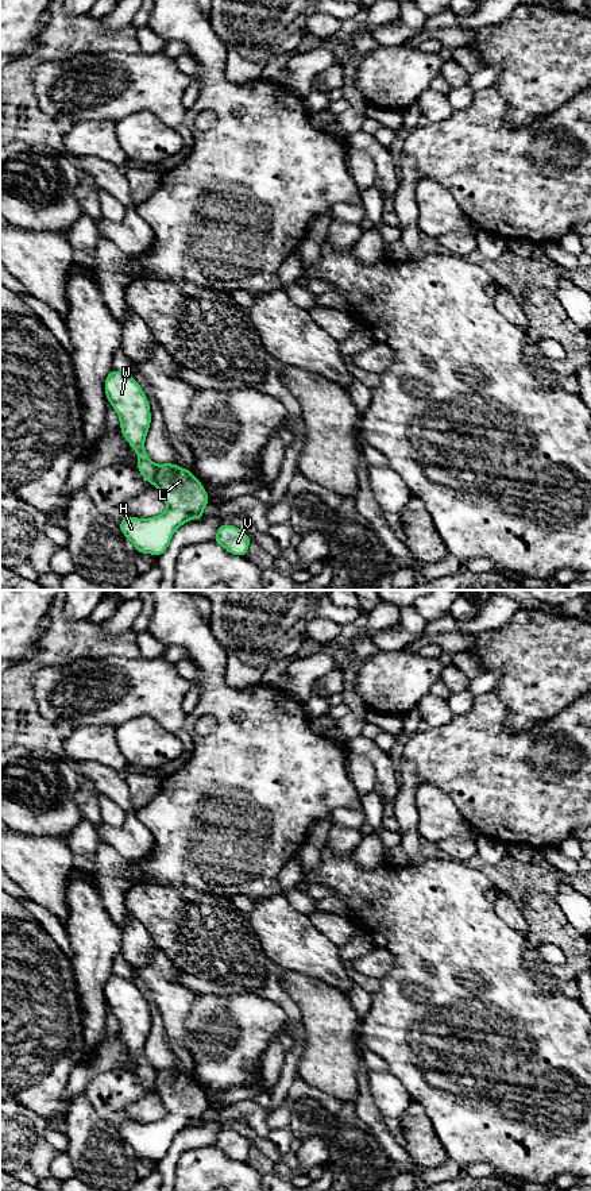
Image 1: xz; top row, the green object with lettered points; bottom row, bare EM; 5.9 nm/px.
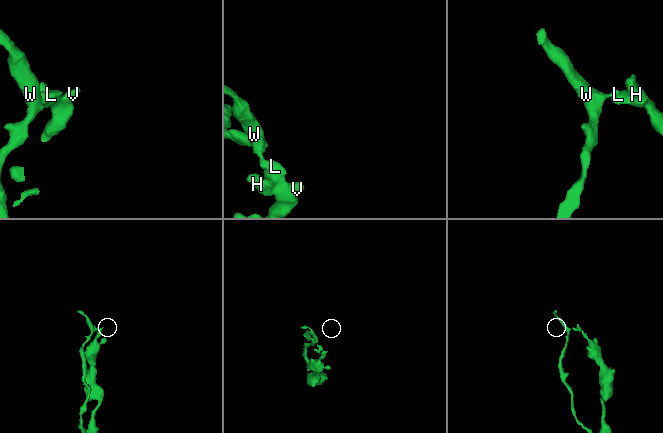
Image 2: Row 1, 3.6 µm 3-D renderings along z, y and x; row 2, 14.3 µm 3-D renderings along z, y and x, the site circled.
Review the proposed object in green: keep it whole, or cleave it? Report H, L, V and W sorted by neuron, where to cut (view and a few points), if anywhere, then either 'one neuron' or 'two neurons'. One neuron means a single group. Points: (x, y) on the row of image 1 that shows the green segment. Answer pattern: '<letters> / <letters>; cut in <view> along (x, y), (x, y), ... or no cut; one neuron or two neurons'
H L V / W; cut in xz along (158, 465), (154, 485); two neurons

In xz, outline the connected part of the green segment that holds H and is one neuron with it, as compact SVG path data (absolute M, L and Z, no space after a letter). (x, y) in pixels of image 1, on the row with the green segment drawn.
M162 463L157 469L155 487L162 494L167 509L147 519L125 516L117 527L138 554L161 556L169 548L173 533L192 517L202 521L202 512L209 504L204 485L192 470L175 463Z

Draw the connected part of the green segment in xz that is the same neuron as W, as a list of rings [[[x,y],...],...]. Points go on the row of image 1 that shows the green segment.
[[[112,370],[104,381],[105,398],[120,419],[119,428],[127,443],[138,454],[136,469],[151,485],[157,482],[155,465],[144,450],[144,440],[151,425],[148,398],[134,375]]]

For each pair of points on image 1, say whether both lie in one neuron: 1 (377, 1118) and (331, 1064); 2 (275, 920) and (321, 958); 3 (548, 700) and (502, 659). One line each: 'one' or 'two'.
1: two
2: one
3: one

